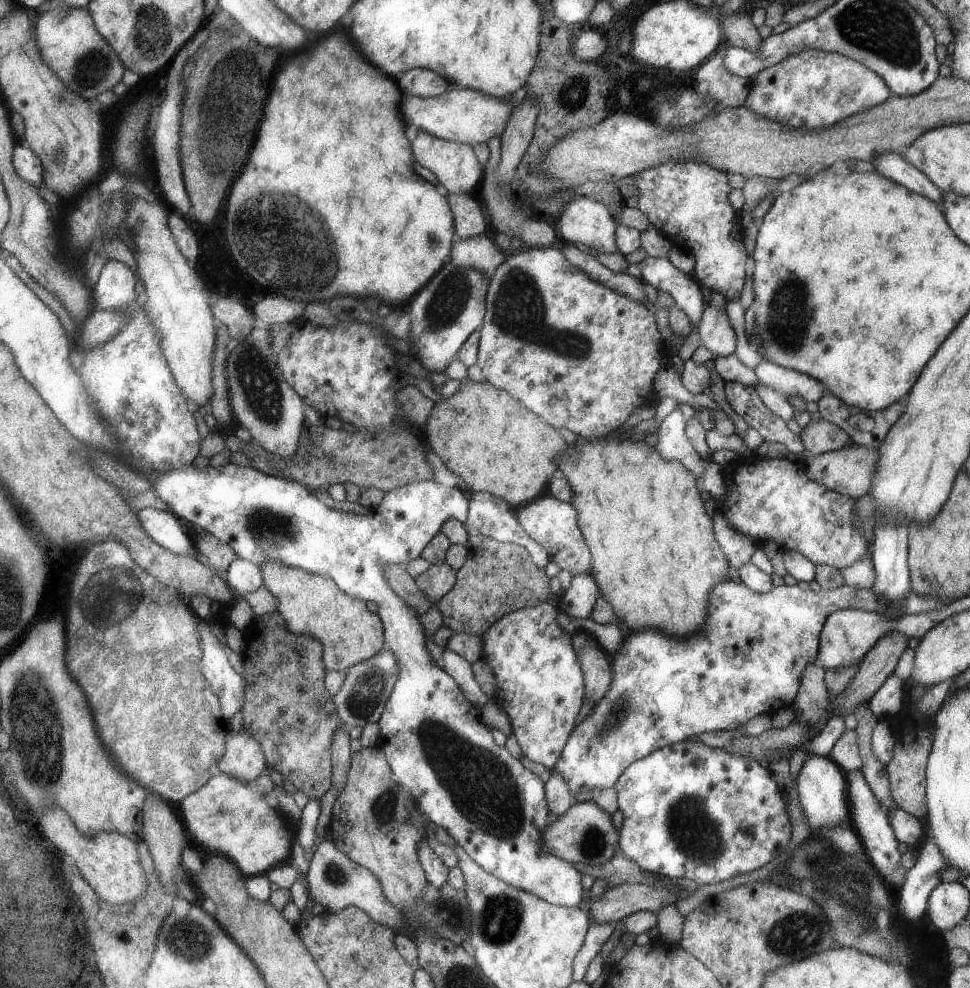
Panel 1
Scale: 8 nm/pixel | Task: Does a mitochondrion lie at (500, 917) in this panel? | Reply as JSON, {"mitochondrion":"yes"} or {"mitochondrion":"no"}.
{"mitochondrion":"yes"}

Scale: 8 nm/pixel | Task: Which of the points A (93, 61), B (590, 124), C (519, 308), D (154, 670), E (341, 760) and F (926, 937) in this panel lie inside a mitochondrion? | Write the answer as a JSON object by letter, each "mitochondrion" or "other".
{"A":"mitochondrion","B":"other","C":"mitochondrion","D":"other","E":"other","F":"other"}

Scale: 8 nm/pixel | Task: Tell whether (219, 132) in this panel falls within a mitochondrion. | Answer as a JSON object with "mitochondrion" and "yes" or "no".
{"mitochondrion":"yes"}

